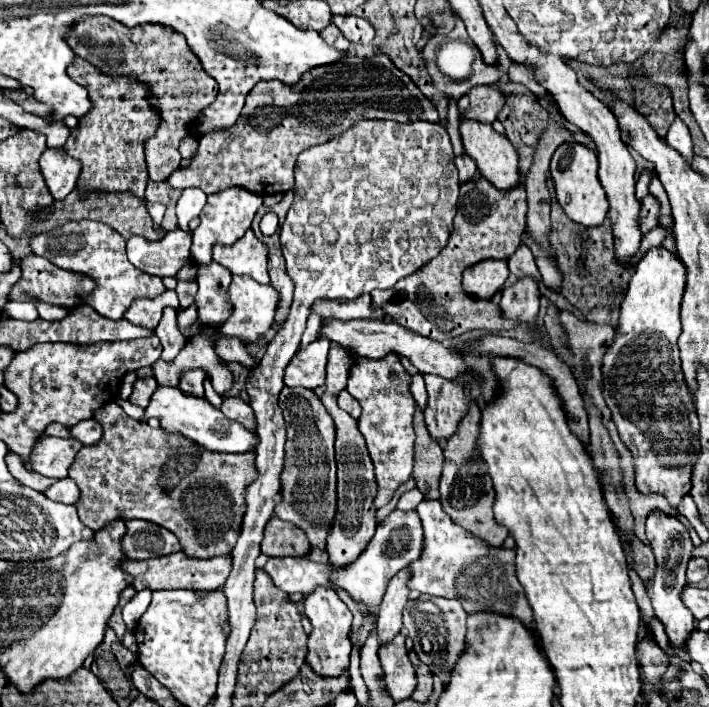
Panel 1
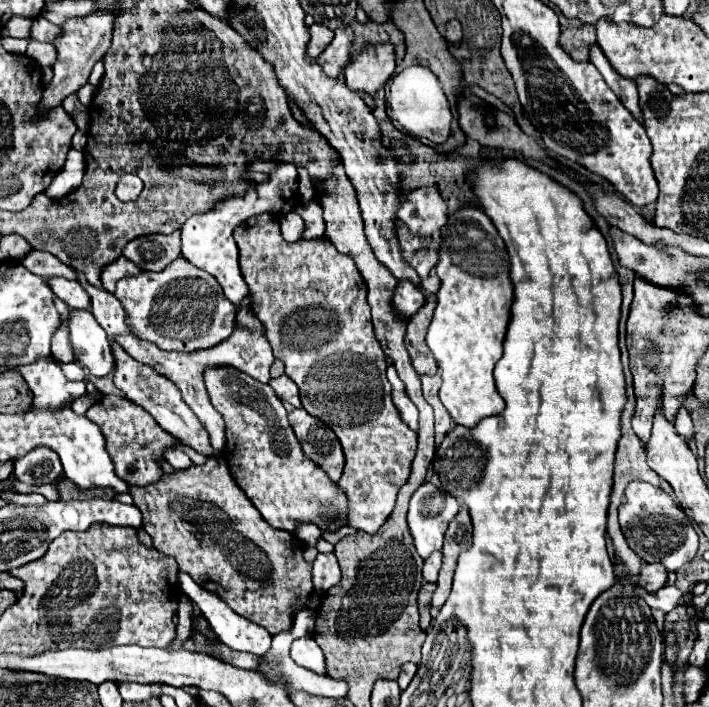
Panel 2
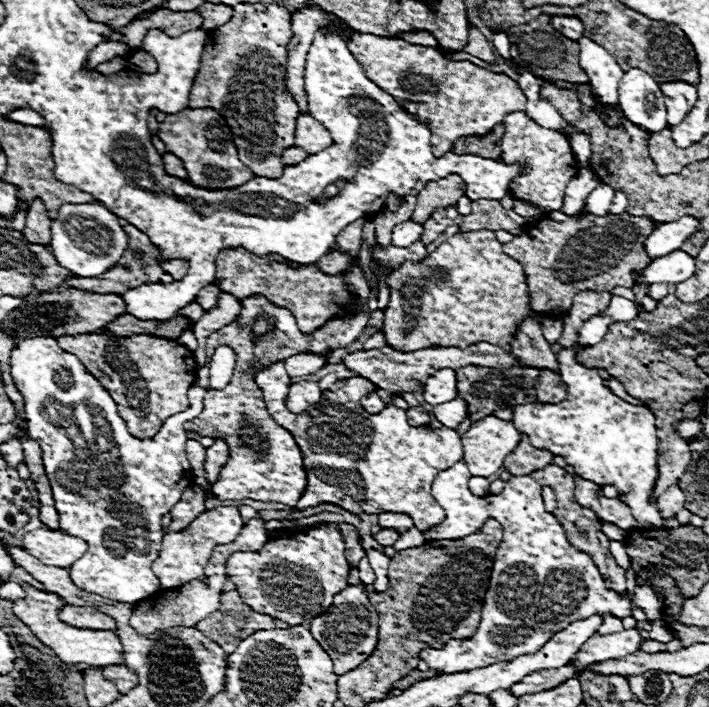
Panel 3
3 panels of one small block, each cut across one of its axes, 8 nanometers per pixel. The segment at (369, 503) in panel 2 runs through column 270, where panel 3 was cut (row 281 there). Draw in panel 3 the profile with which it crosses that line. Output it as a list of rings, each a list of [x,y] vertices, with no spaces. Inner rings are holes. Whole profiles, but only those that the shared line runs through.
[[[224,248],[216,260],[216,286],[222,292],[234,294],[238,300],[244,300],[252,294],[262,294],[276,306],[284,306],[296,318],[296,324],[302,334],[312,334],[328,320],[336,318],[342,310],[350,308],[354,312],[362,310],[362,300],[346,288],[346,272],[328,276],[316,268],[316,264],[304,264],[294,268],[286,262],[274,262],[260,258],[244,248]]]

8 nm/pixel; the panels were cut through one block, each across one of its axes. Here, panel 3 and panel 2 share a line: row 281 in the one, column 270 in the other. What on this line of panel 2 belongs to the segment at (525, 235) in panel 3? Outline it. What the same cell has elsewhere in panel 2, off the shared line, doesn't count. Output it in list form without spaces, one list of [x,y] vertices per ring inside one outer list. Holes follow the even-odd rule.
[[[210,456],[202,466],[178,470],[174,476],[164,476],[156,484],[130,488],[134,504],[142,510],[144,530],[152,536],[154,548],[166,556],[174,556],[180,572],[192,576],[198,586],[218,586],[212,592],[226,602],[236,614],[264,626],[272,636],[294,626],[294,616],[306,608],[312,586],[312,564],[304,560],[304,544],[294,534],[270,528],[254,504],[234,482],[224,456]]]

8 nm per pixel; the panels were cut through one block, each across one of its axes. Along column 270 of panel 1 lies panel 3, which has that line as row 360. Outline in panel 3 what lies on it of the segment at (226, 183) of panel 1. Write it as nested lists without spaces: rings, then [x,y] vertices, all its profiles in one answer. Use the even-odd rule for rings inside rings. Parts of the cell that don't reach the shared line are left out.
[[[108,332],[60,336],[56,340],[60,348],[76,354],[88,372],[102,382],[114,398],[128,432],[140,440],[152,438],[168,416],[184,412],[190,406],[186,392],[196,380],[196,362],[192,352],[176,340],[148,334],[116,338]]]

